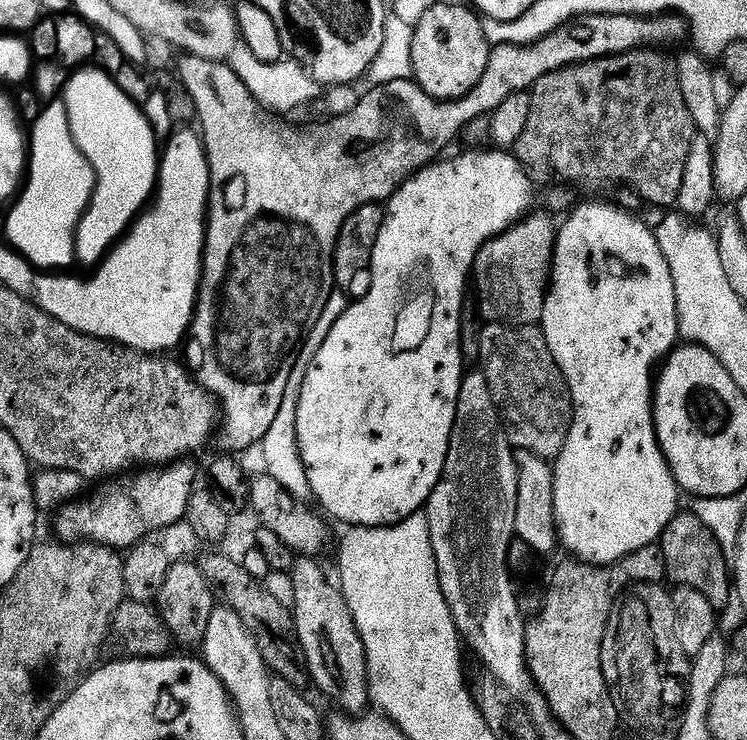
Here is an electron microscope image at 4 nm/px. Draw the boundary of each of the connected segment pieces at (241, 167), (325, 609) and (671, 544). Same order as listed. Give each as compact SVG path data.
M586 14L585 16L574 16L565 24L559 24L554 30L550 30L544 36L524 44L500 44L491 49L488 53L486 70L482 70L482 78L466 94L462 94L456 100L436 100L426 90L416 85L415 80L395 80L390 84L392 96L380 86L372 86L368 93L361 95L357 104L344 114L328 116L319 122L312 122L309 128L295 128L284 120L265 119L258 111L260 106L250 93L245 83L235 74L233 68L227 61L198 58L197 55L185 53L181 55L178 62L179 83L185 92L191 96L195 104L195 119L200 124L201 140L204 142L204 157L208 159L208 207L206 209L206 223L204 225L204 251L200 254L200 283L196 286L196 305L192 308L192 320L188 323L186 339L183 341L184 356L183 363L186 365L192 377L199 382L206 391L215 399L218 405L219 415L222 423L218 428L220 440L225 444L225 449L248 448L259 445L270 422L274 422L274 414L280 409L280 403L286 390L287 378L294 363L294 357L301 346L301 341L308 331L309 325L319 314L324 305L325 297L328 296L334 284L332 274L332 251L336 245L336 239L340 233L342 222L358 206L363 204L374 204L387 201L388 197L399 188L403 180L412 175L417 166L433 163L441 155L440 152L456 135L460 128L467 129L475 116L486 116L495 111L499 103L512 92L531 89L535 80L542 78L550 70L558 70L567 64L577 64L583 60L593 60L599 56L609 56L625 52L631 48L642 48L645 46L668 46L675 40L685 39L686 25L682 17L675 14L661 14L659 16L631 16L630 14Z
M297 555L292 562L292 623L296 625L296 638L300 651L304 653L304 663L308 666L311 683L324 696L329 696L344 714L360 714L369 707L368 699L368 667L366 654L362 646L362 638L354 626L354 618L350 614L350 606L346 606L346 598L335 583L328 581L326 573L320 569L319 559L311 556Z
M677 511L661 530L658 543L664 563L664 575L669 581L673 580L673 585L690 586L690 590L698 590L698 594L702 594L702 598L706 598L716 610L720 610L727 602L728 596L730 600L730 566L724 562L726 554L714 542L710 530L706 530L702 520L693 512Z

